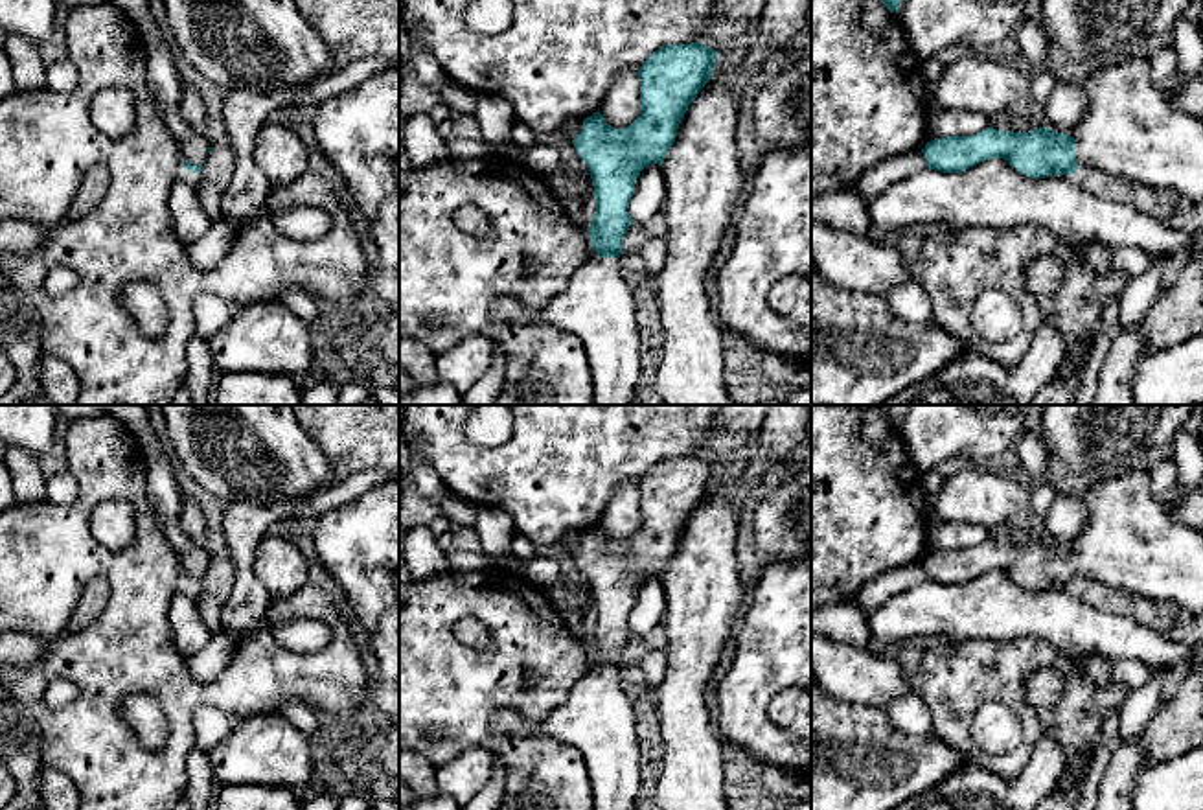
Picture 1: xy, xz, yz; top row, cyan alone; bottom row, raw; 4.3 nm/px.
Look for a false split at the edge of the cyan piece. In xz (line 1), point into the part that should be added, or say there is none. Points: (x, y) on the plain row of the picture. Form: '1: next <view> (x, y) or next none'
1: next xz (598, 720)

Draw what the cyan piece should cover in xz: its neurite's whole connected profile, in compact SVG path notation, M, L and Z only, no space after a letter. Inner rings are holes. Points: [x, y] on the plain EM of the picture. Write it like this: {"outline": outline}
{"outline": "M701 455L662 458L636 482L640 528L624 541L613 541L598 523L583 532L579 547L572 552L594 598L596 624L589 642L592 663L568 700L546 718L544 733L581 753L594 810L635 810L640 792L640 738L636 711L624 694L620 677L622 654L633 635L627 619L640 584L649 576L662 578L690 515L712 490L716 471L717 464Z"}

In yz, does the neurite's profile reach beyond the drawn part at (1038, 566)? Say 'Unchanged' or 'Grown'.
Grown

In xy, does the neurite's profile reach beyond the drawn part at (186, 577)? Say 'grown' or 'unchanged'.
grown

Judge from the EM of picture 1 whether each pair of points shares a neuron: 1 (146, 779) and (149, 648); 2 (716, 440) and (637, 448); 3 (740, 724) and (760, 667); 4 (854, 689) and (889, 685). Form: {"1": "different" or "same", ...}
{"1": "same", "2": "different", "3": "same", "4": "same"}

